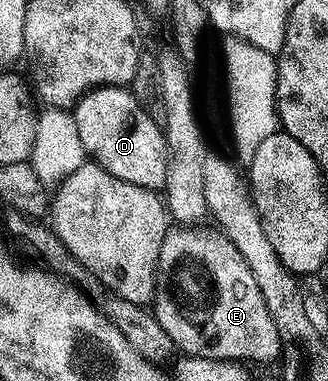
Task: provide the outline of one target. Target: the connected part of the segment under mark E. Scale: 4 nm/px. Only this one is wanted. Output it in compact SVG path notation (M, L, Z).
M213 262L209 264L213 276L221 280L217 284L217 304L211 322L211 348L205 348L199 332L179 314L177 306L171 300L171 294L159 286L156 287L153 299L153 313L156 320L169 332L169 340L173 340L176 351L183 354L192 354L202 358L220 358L238 364L247 362L271 362L280 357L279 337L277 324L273 324L273 316L269 316L269 308L265 308L265 296L261 296L261 288L257 288L257 280L249 282L251 286L241 286L239 280L231 278L231 266L219 266Z

